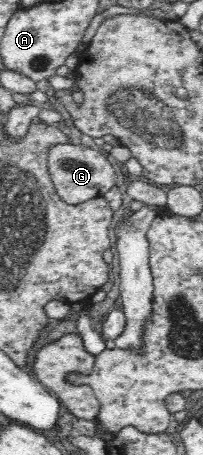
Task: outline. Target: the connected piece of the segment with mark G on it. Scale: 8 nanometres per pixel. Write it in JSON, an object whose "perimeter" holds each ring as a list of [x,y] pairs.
{"perimeter":[[[77,142],[52,145],[47,152],[47,168],[61,200],[73,206],[89,202],[92,198],[103,197],[112,186],[115,186],[117,178],[113,166],[101,153]]]}

